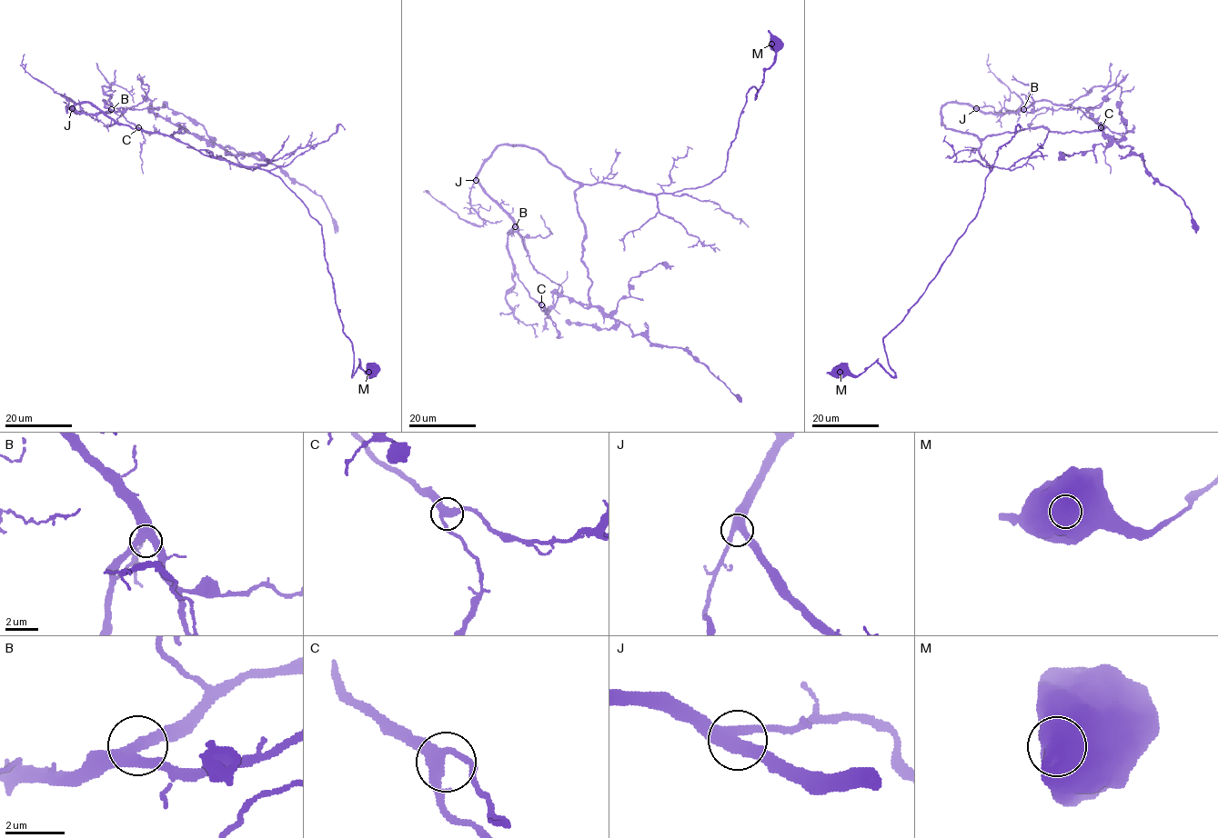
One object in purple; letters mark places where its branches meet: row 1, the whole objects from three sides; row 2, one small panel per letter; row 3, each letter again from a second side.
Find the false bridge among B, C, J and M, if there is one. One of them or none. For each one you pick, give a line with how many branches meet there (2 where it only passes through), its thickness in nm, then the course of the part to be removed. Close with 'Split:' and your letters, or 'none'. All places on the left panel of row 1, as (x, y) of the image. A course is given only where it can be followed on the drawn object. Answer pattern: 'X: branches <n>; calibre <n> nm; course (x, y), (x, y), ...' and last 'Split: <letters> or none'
Split: none

